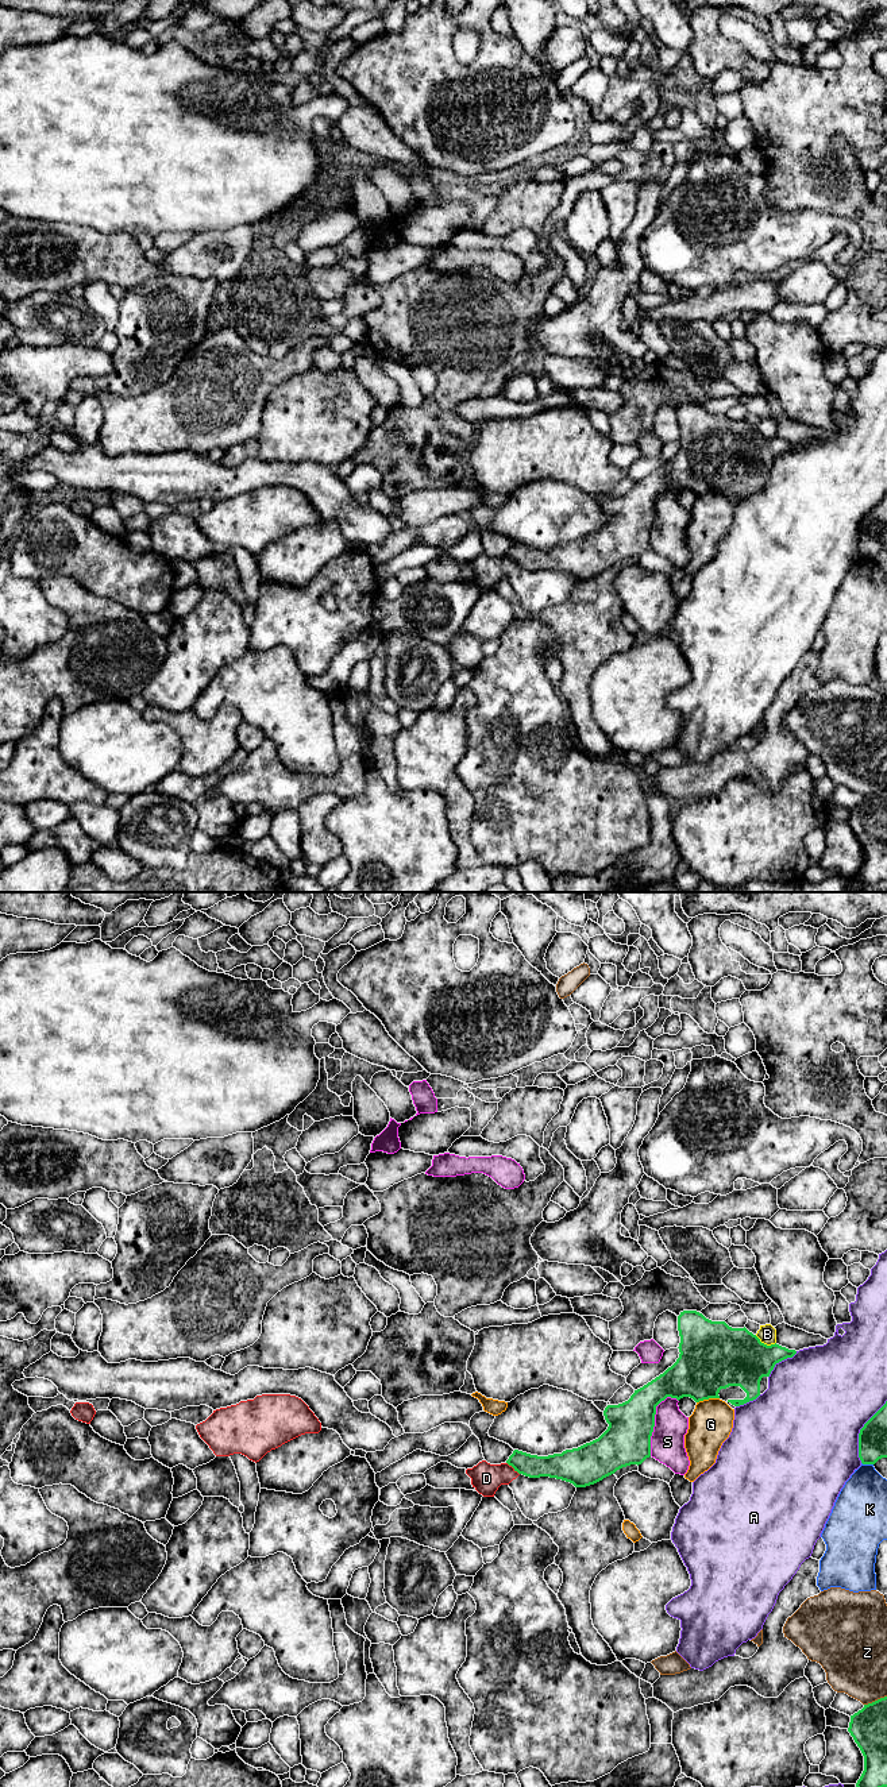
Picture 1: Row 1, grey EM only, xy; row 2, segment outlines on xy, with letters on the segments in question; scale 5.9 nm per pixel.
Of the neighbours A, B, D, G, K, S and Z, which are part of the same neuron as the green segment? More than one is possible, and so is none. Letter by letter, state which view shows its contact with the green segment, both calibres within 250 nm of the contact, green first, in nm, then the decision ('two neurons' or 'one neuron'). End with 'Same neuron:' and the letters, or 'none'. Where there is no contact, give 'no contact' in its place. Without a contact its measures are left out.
A: meets green in xy; 180 nm thick on the green side, 500 nm on the other; two neurons
B: meets green in xy; 360 nm thick on the green side, 110 nm on the other; two neurons
D: meets green in xy; 140 nm thick on the green side, 180 nm on the other; two neurons
G: meets green in xy; 380 nm thick on the green side, 260 nm on the other; two neurons
K: meets green in xy; 180 nm thick on the green side, 300 nm on the other; two neurons
S: meets green in xy; 280 nm thick on the green side, 200 nm on the other; two neurons
Z: meets green in xy; 220 nm thick on the green side, 360 nm on the other; two neurons
Same neuron: none

